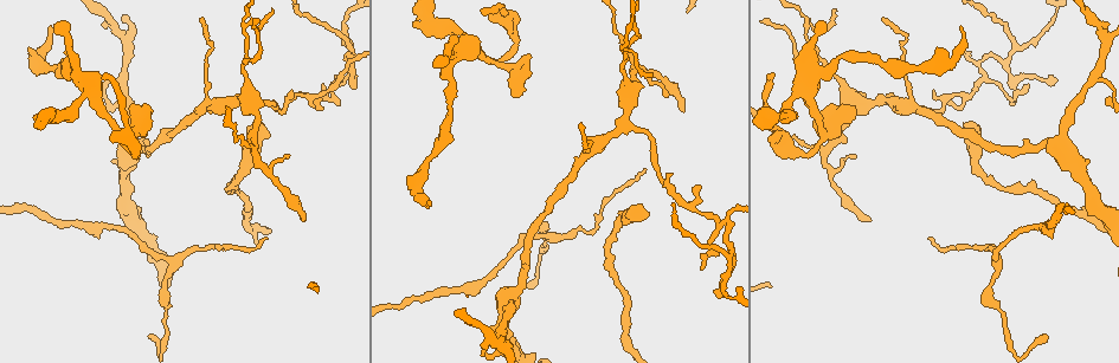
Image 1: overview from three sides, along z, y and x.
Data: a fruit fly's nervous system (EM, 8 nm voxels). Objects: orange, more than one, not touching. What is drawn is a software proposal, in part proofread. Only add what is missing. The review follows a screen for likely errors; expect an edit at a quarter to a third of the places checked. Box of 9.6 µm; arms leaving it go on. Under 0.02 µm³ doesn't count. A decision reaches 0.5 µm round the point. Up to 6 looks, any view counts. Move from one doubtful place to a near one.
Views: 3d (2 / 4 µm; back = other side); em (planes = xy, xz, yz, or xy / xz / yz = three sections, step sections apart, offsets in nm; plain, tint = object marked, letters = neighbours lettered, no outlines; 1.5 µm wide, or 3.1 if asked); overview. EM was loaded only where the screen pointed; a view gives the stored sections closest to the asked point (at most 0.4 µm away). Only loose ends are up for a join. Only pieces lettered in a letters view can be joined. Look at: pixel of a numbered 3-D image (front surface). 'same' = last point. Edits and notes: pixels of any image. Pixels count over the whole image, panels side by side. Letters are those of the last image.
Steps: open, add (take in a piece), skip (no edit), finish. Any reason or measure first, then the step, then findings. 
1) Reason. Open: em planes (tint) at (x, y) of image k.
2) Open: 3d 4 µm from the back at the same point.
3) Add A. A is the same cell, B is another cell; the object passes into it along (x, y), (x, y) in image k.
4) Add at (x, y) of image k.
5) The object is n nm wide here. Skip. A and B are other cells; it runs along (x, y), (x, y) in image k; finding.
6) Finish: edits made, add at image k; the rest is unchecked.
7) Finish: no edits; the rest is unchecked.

End of a long branch. Open: 3d 2 µm at (1041, 335) of image 1.

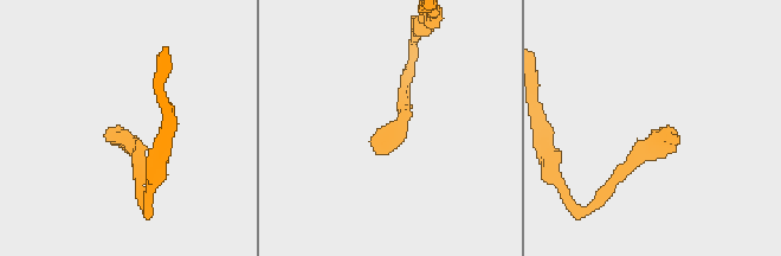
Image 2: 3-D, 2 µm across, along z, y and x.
Open: em yz step 8 (letters) at (665, 137) of image 2.

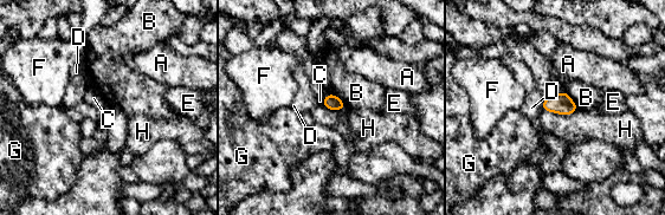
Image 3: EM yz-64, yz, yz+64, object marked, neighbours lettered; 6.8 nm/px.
Cut it another way. Open: em xy step 4 (letters) at the same point.

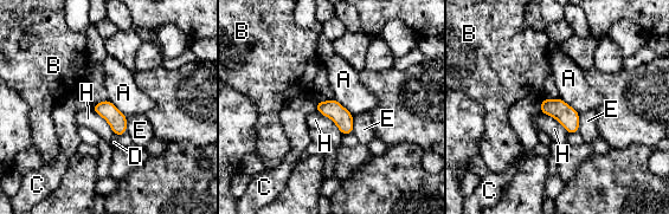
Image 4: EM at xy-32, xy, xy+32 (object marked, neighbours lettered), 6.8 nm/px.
Skip. A, B, C, D, E and H are other cells; a border runs along (540, 111), (554, 117), (567, 133) in image 4; none of them fits.

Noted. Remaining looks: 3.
Long arm stops here. Open: 3d 4 µm at (771, 78) of image 1.

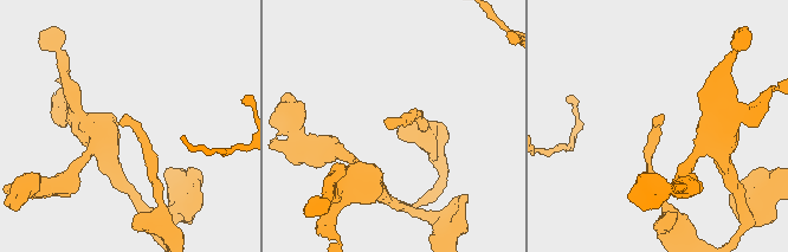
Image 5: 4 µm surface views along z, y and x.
Shape alone is not enough. Open: em xz step 4 (tint) at (121, 121) of image 5.

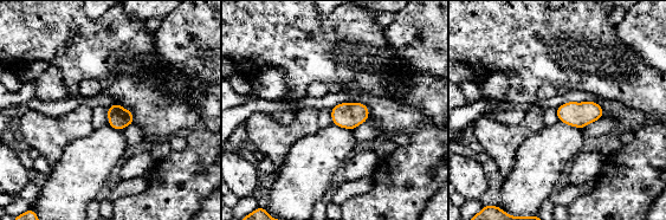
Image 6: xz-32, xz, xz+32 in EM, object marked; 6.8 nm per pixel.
Cut it another way. Open: em planes (letters) at the same point.

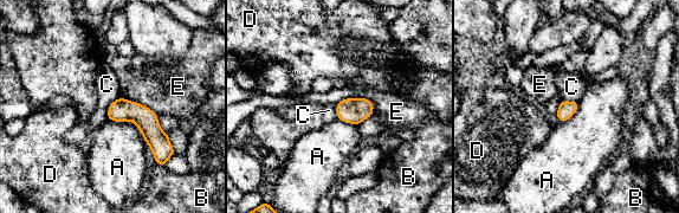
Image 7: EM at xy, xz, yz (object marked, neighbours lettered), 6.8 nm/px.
Skip. A, B, C, D and E are other cells; it runs along (111, 108), (131, 111), (167, 154) in image 7; no lettered piece goes on from it.

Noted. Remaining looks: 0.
Finish: no edits; the rest is unchecked.

